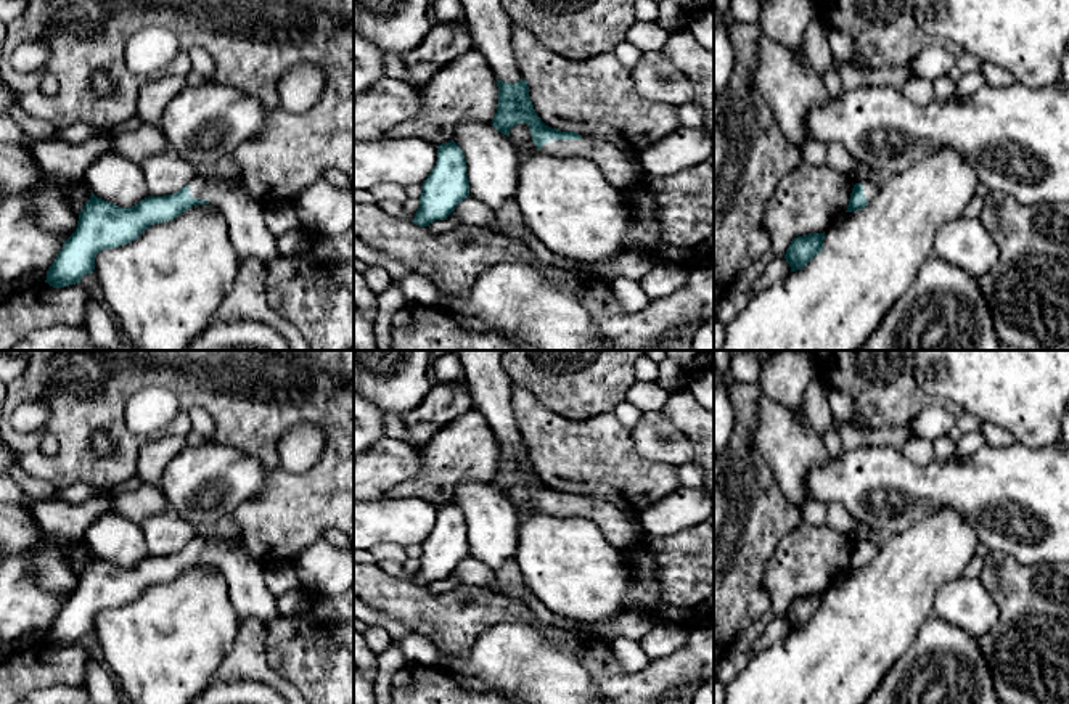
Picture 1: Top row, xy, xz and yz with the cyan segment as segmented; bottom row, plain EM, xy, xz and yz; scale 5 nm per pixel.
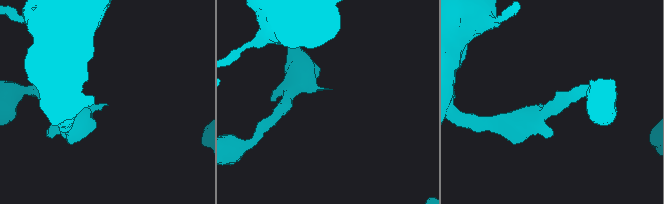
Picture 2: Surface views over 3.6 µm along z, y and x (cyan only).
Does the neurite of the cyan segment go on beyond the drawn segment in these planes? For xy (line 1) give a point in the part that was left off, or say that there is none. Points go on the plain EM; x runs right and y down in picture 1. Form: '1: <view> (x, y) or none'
1: xy (249, 595)

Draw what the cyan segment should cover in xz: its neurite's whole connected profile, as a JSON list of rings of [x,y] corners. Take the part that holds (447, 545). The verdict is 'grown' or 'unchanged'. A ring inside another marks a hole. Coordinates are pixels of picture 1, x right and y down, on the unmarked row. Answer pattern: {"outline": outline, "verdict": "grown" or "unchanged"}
{"outline": [[[453,500],[437,506],[437,522],[421,548],[420,567],[412,580],[420,587],[447,579],[469,556],[465,513]]], "verdict": "unchanged"}

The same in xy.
{"outline": [[[196,535],[177,553],[148,556],[132,567],[119,567],[92,553],[79,572],[76,591],[47,630],[45,643],[53,648],[80,643],[84,635],[93,633],[100,611],[124,606],[148,587],[174,580],[198,564],[212,564],[223,574],[240,619],[257,617],[268,625],[281,616],[276,596],[264,582],[265,564],[248,555],[236,540]]], "verdict": "grown"}

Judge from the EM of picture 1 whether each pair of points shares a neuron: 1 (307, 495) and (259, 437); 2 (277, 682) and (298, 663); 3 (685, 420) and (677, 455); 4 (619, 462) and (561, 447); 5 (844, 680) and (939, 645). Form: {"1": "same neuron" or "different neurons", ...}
{"1": "same neuron", "2": "different neurons", "3": "different neurons", "4": "same neuron", "5": "different neurons"}

